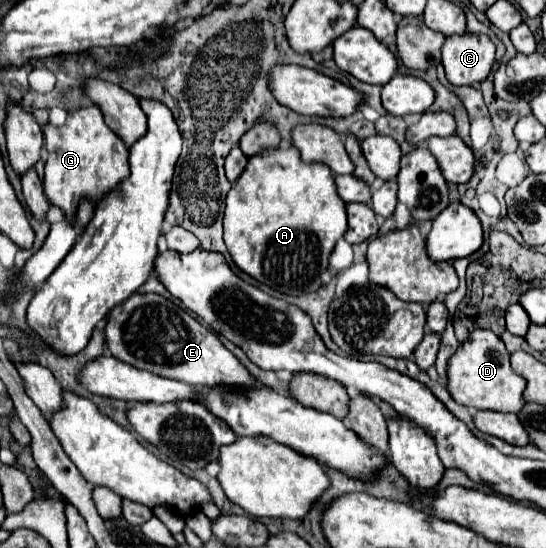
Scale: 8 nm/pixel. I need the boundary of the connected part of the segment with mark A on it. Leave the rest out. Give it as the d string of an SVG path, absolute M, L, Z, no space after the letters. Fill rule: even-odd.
M294 146L266 150L266 154L248 158L246 170L226 196L224 242L232 260L258 282L290 296L300 296L320 286L320 274L328 268L328 256L338 238L344 236L346 228L346 202L342 202L338 190L334 190L334 174L330 174L330 168L322 166L322 162L302 162Z

